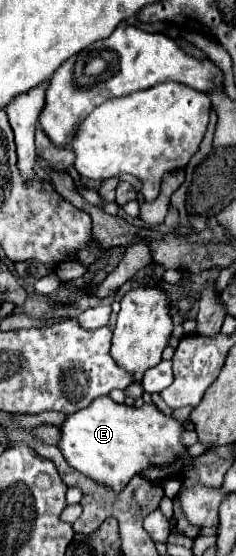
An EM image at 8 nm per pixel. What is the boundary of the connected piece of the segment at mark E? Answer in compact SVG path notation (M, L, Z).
M108 395L96 397L86 409L68 415L58 429L58 449L68 465L116 493L142 469L166 467L186 453L186 447L180 443L184 431L180 421L164 415L156 405L144 403L142 407L128 407L124 403L114 403Z

